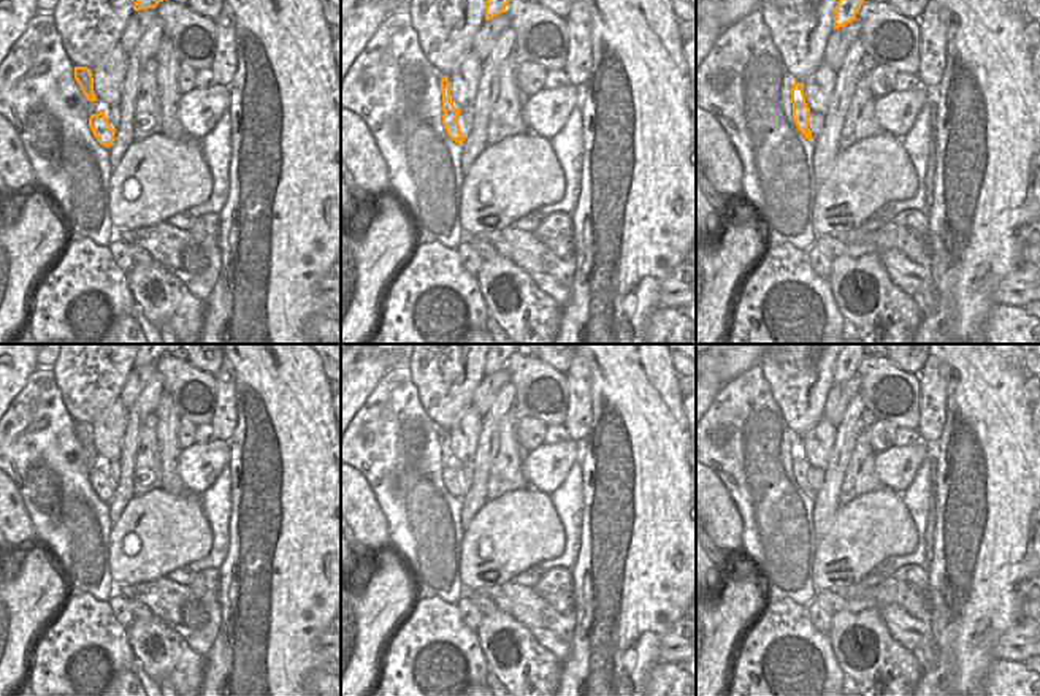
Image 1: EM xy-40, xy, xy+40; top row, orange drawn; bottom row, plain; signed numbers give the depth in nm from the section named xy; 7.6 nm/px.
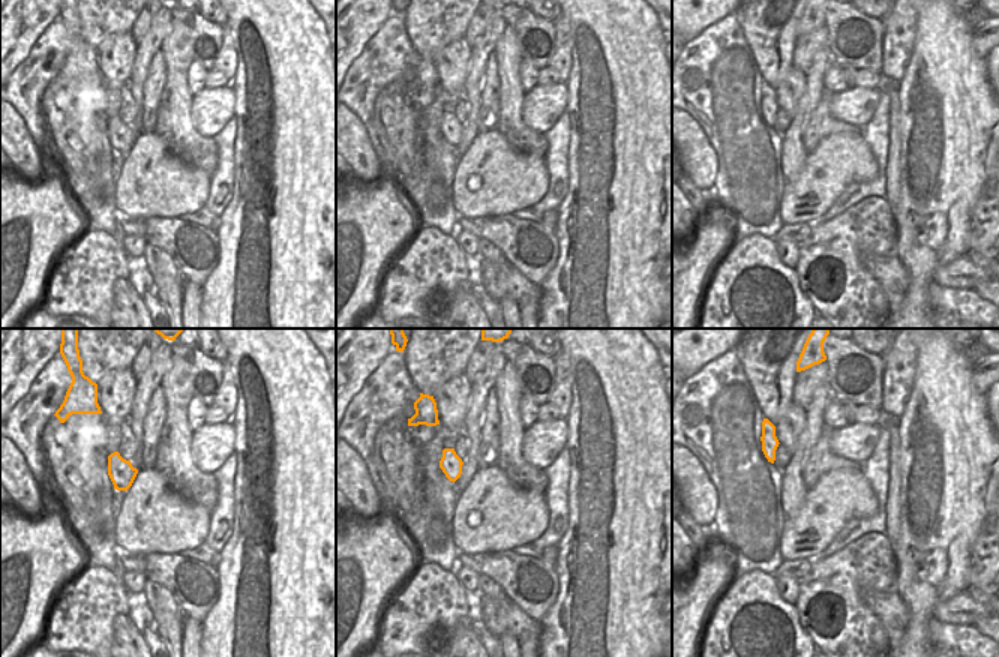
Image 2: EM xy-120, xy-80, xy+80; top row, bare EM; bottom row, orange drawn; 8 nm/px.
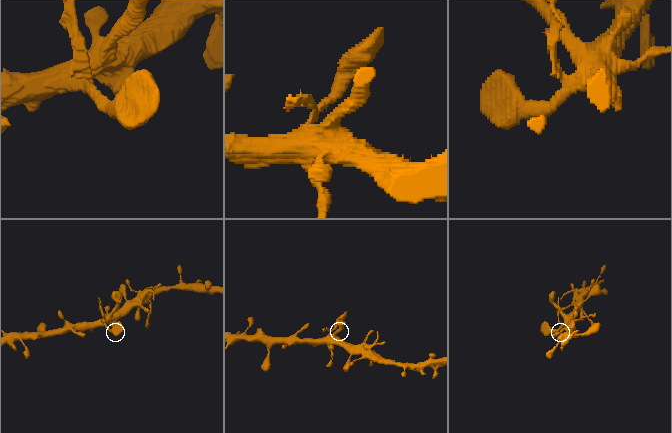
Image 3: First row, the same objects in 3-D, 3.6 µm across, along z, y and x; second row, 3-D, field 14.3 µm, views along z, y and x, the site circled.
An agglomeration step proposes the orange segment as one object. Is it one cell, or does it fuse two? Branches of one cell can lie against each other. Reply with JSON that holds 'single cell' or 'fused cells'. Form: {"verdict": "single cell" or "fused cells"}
{"verdict": "fused cells"}

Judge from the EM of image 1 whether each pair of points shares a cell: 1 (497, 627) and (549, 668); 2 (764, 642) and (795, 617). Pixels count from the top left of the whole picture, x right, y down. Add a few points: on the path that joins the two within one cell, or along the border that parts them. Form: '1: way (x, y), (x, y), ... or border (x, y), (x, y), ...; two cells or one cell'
1: way (511, 628), (516, 630), (516, 634), (535, 653); one cell
2: way (772, 639), (787, 625); one cell

